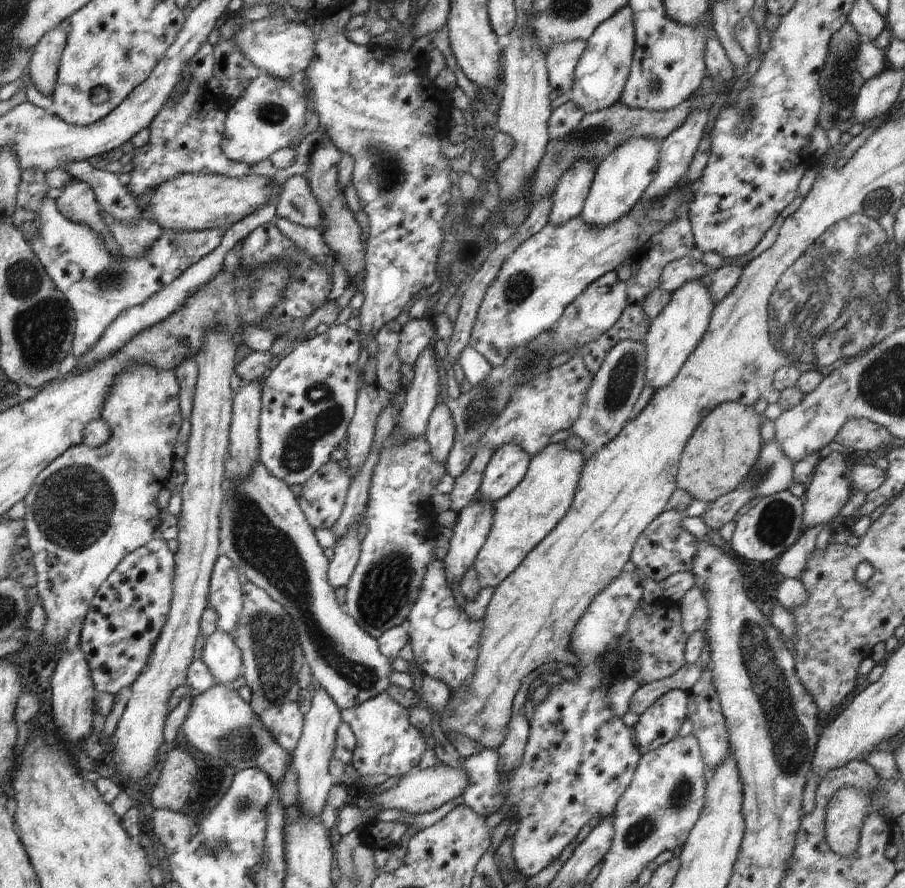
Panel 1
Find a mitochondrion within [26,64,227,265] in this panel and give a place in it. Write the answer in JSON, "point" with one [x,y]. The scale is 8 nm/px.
{"point":[101,94]}

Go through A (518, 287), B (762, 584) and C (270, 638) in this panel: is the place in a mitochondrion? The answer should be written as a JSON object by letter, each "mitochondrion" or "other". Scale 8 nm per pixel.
{"A":"mitochondrion","B":"mitochondrion","C":"mitochondrion"}

